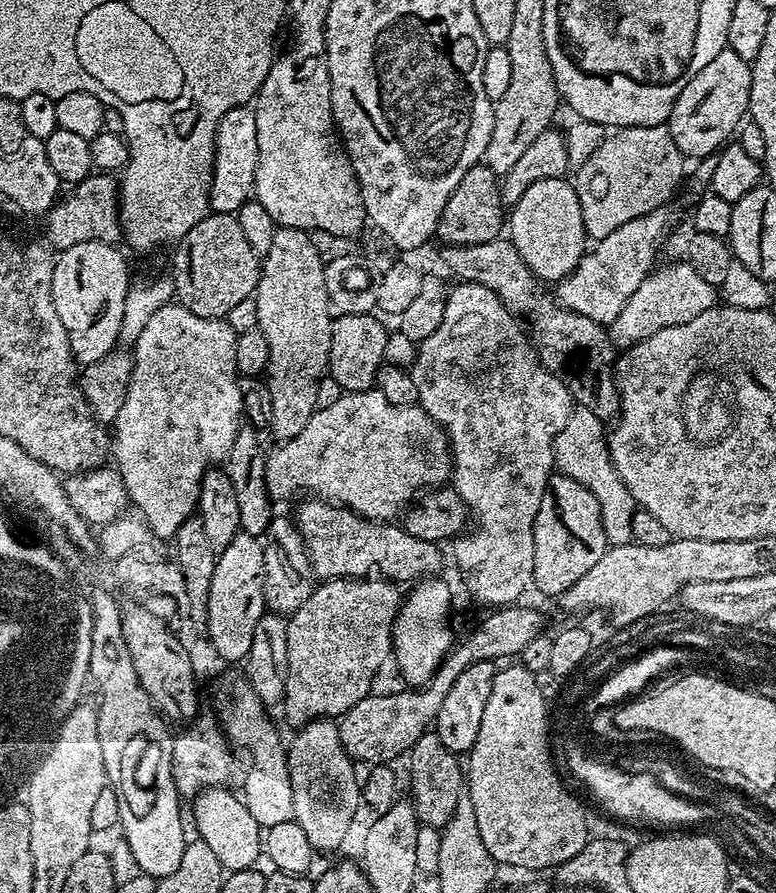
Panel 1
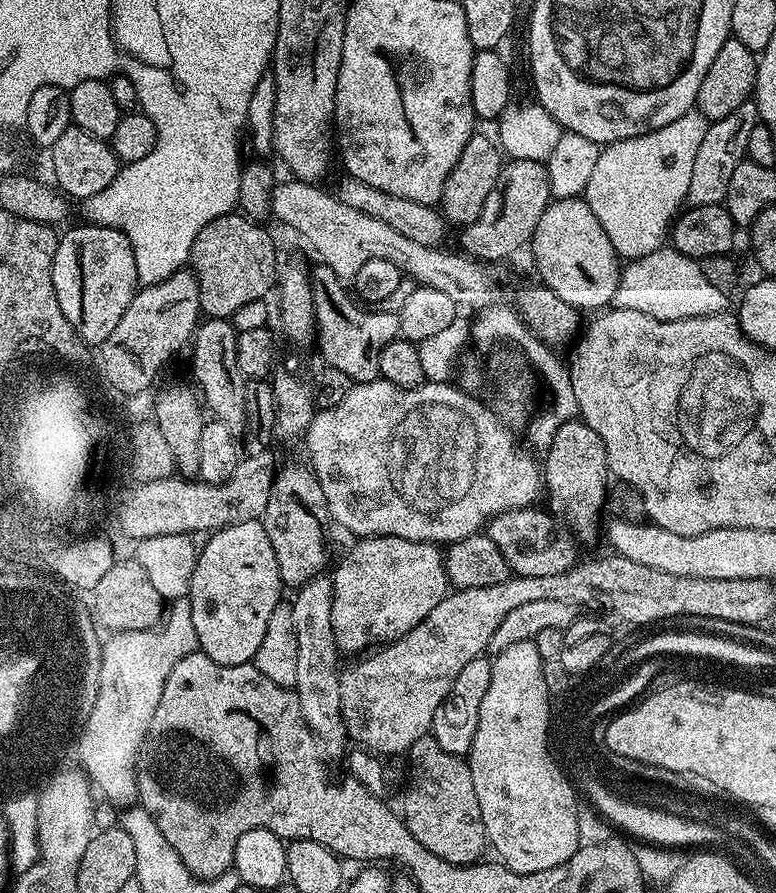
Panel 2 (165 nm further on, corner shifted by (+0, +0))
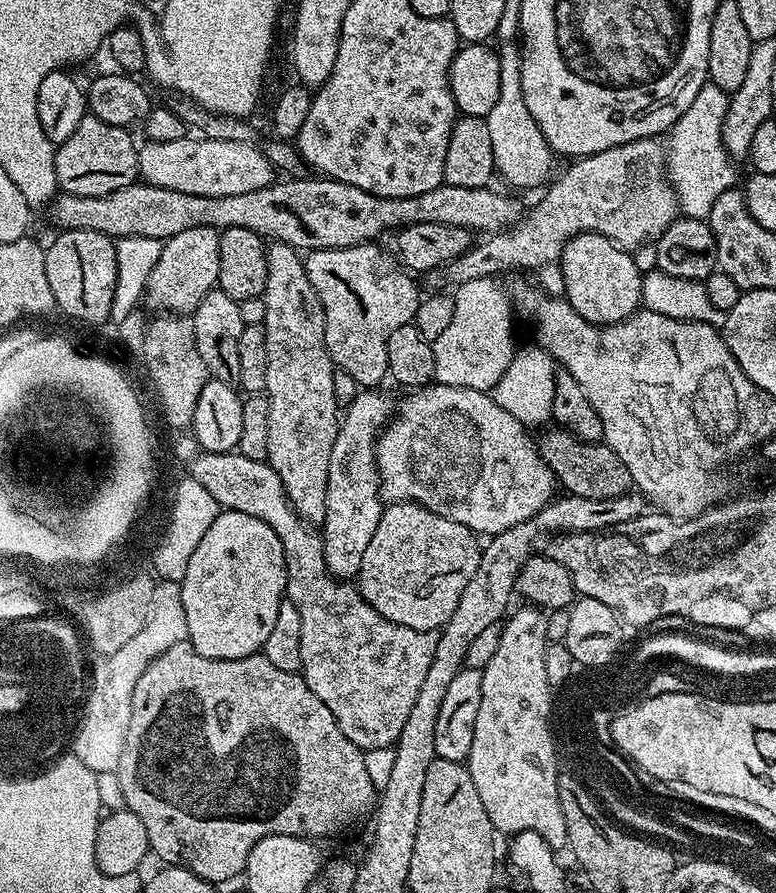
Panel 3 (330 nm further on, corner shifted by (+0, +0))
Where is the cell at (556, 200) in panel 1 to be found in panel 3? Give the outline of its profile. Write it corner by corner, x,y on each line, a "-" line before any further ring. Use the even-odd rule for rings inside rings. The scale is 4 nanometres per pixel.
583,232
566,242
558,261
560,276
564,279
563,299
567,300
570,306
582,318
586,318
592,324
617,324
628,316
632,316
641,307
642,282
644,277
638,270
635,255
615,244
610,238
606,238
597,232

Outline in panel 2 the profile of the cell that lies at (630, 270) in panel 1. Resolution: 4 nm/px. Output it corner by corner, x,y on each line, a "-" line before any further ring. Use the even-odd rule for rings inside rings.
750,98
745,104
738,106
734,114
726,114
726,118
709,123
706,138
702,138
702,146
698,146
698,155
694,157
687,199
689,205
714,206
724,203
726,190
730,190
730,178
740,161
745,159
750,130
754,130
757,122
756,101

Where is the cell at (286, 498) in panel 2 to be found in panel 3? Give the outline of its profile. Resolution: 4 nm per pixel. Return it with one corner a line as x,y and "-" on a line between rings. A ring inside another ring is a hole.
272,242
267,245
268,277
264,287
266,318
266,386
264,392
270,402
270,439
268,463
282,478
282,486
288,502
301,520
316,526
324,519
326,510
326,486
330,474
330,454
334,450
334,438
340,429
341,417
336,416
338,405
334,398
334,365
324,341
324,307
310,286
308,271
304,269
301,253
289,244

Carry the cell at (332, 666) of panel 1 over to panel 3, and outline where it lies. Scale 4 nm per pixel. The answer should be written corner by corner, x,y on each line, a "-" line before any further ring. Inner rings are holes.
410,500
392,502
381,511
378,530
374,530
374,538
370,538
366,545
358,587
364,601
378,610
382,618
410,626
410,630
436,632
443,629
450,614
454,614
454,606
458,606
462,590
466,590
470,578
474,578
474,570
478,570
481,551
482,544
477,533
462,526
462,522
450,522
450,518
442,518
442,514
434,514
434,510

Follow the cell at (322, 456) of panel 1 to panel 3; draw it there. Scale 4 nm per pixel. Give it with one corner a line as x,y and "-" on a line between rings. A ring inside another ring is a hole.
431,383
423,388
415,389
404,401
399,401
394,415
378,437
378,467
380,469
380,494
385,501
399,502
410,500
421,504
424,508
434,510
434,514
442,514
442,518
450,518
450,522
462,522
471,532
484,538
498,535
502,530
510,530
510,526
518,526
518,522
526,522
534,518
557,495
558,481
550,466
541,458
540,449
535,439
528,437
529,429
518,418
498,406
492,395
478,390
466,390
458,386

